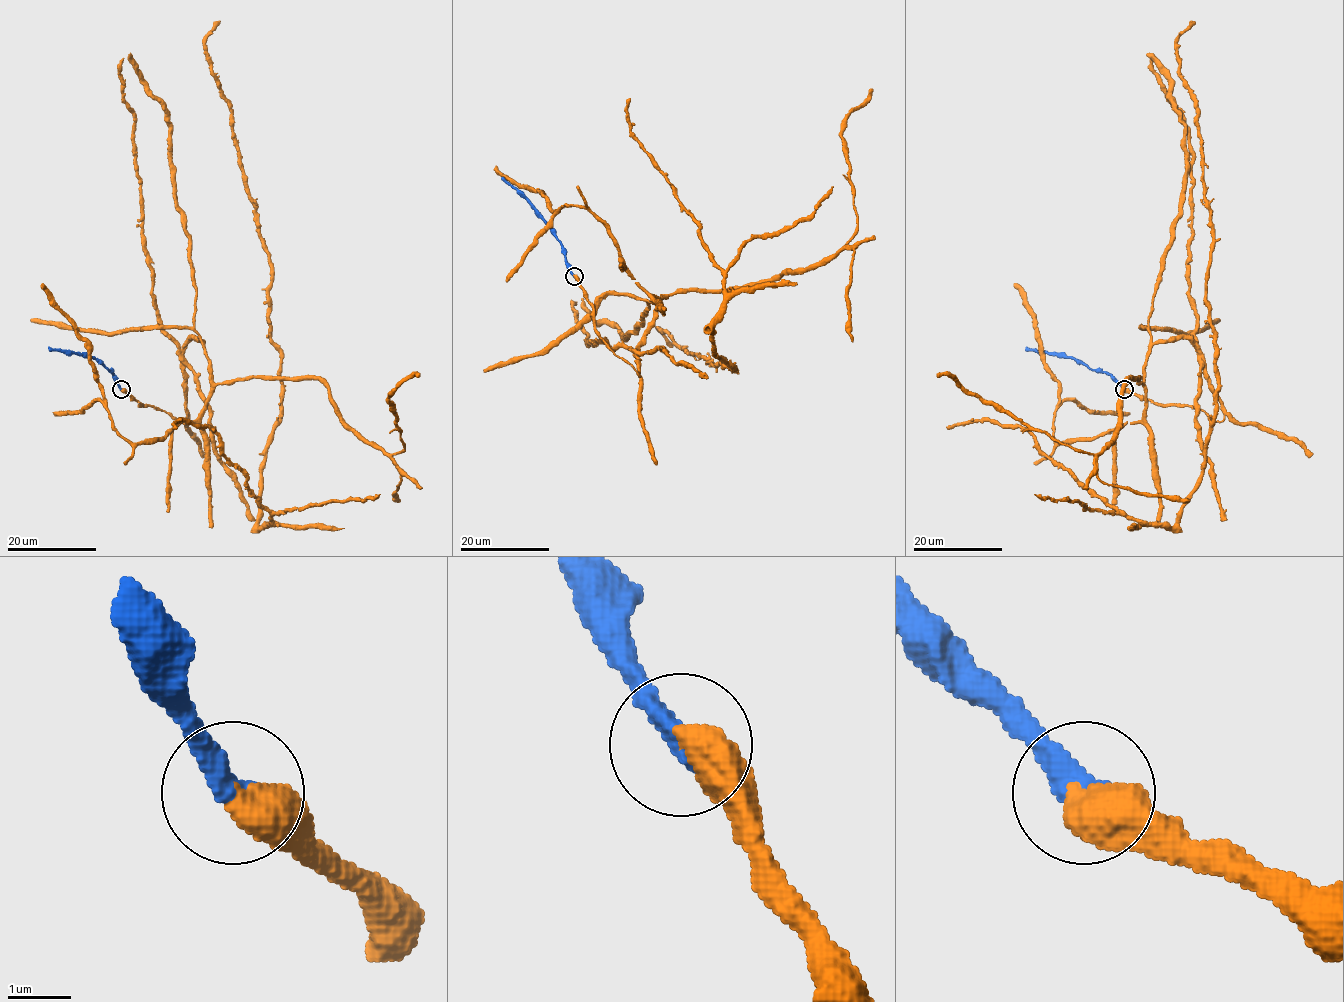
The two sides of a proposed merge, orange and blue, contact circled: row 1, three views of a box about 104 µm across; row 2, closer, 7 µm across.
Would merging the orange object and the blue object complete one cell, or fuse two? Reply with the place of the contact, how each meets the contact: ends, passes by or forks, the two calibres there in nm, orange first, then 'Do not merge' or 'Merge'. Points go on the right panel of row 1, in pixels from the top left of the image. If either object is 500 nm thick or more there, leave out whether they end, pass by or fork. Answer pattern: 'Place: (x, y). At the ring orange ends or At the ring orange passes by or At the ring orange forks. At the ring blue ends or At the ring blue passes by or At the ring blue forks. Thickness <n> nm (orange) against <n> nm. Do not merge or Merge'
Place: (1124, 389). Thickness 550 nm (orange) against 420 nm. Merge

